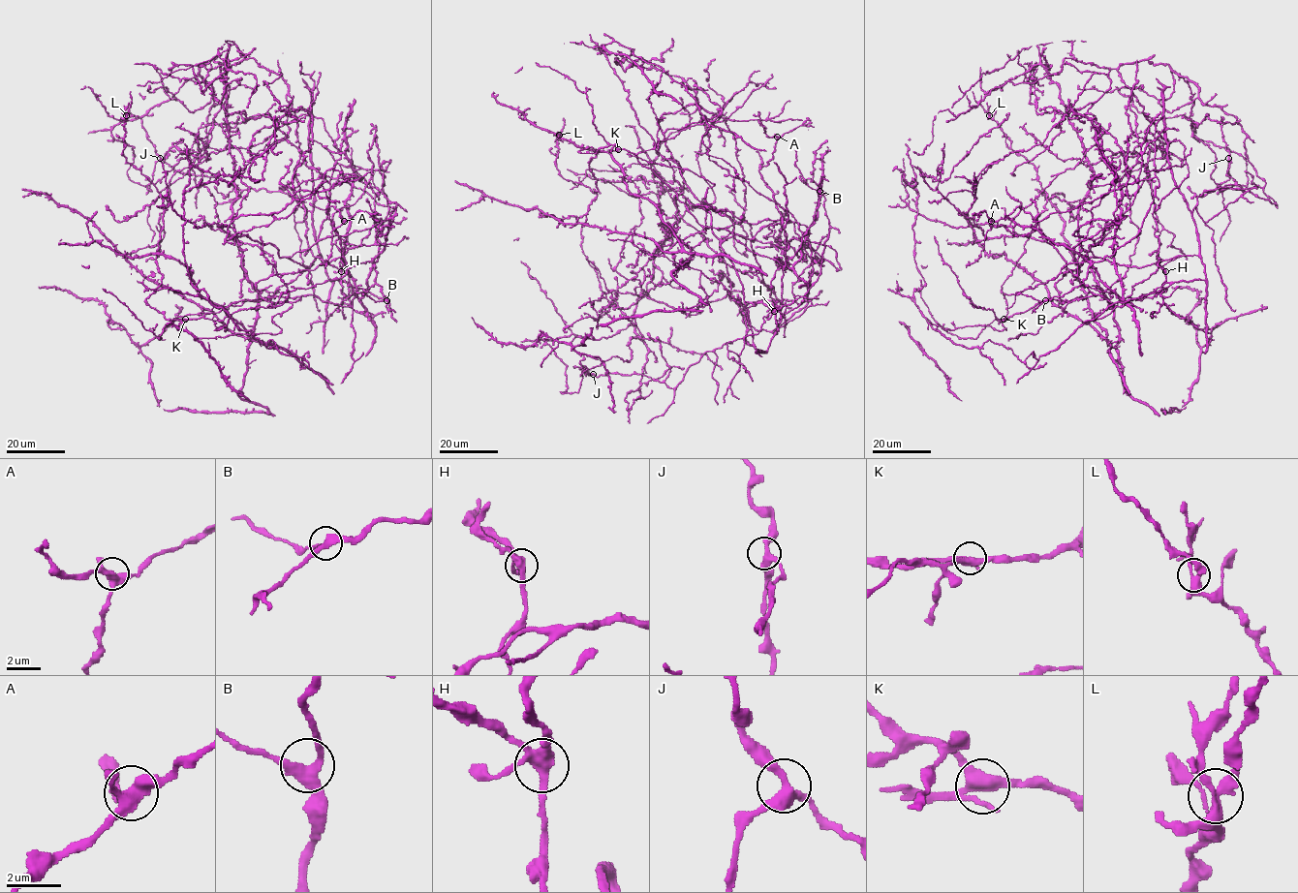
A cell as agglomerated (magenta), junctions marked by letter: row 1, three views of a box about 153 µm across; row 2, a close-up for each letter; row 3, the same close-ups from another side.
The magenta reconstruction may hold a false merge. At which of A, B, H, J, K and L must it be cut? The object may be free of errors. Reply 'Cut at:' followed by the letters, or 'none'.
Cut at: K

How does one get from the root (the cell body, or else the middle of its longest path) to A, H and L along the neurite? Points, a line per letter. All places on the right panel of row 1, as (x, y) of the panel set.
A: (1107, 229), (1095, 256), (1141, 267), (1197, 255), (1205, 280), (1165, 282), (1116, 306), (1020, 206), (991, 221)
H: (1107, 229), (1090, 246), (1095, 256), (1141, 267), (1197, 255), (1205, 280), (1165, 282), (1162, 286), (1165, 271)
L: (1107, 229), (1095, 256), (1141, 267), (1197, 255), (1205, 280), (999, 320), (1046, 193), (989, 115)

